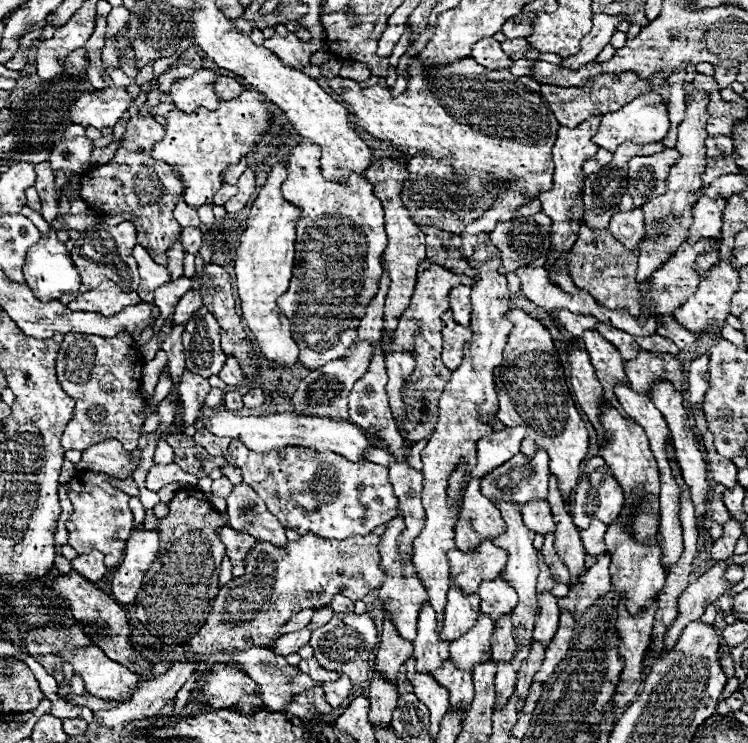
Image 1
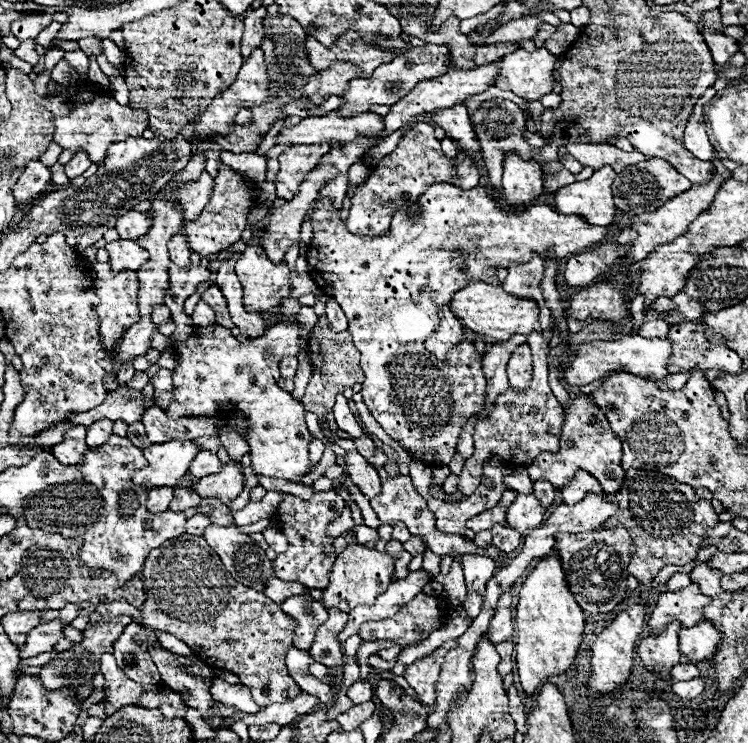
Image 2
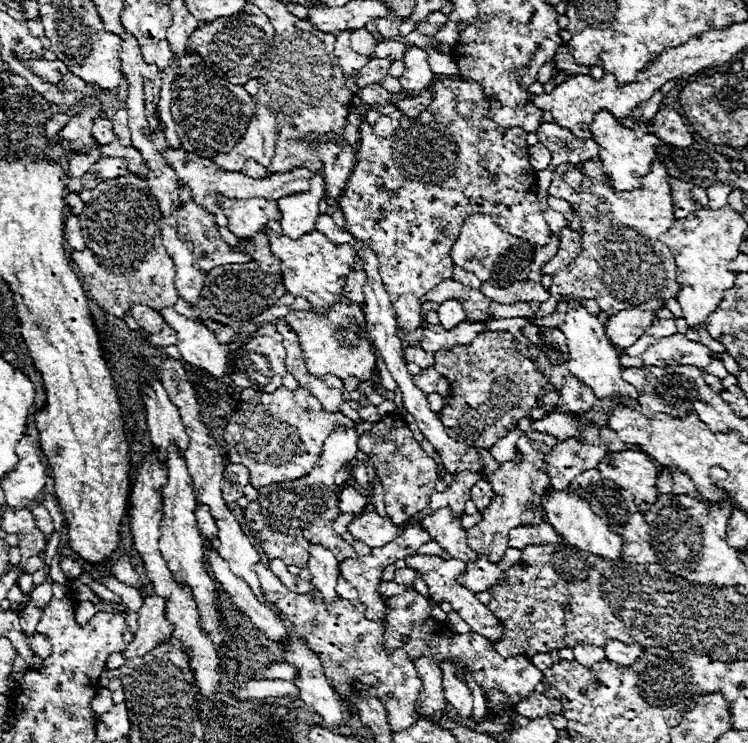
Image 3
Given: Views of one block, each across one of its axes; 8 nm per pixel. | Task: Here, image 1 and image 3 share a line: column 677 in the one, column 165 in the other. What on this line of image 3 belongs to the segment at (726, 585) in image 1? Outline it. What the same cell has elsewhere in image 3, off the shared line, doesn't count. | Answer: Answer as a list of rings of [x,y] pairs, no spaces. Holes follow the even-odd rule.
[[[148,596],[138,612],[138,630],[136,636],[132,640],[132,644],[128,644],[128,648],[122,652],[122,656],[128,660],[130,656],[144,656],[148,654],[152,648],[156,648],[156,644],[162,644],[164,640],[170,638],[172,634],[172,624],[168,624],[166,616],[164,616],[164,598],[160,596]]]

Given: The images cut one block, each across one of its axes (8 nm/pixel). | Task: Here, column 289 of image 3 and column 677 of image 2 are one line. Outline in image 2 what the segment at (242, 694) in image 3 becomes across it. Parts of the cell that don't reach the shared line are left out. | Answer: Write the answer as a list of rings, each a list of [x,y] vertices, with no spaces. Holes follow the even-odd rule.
[[[692,678],[692,680],[672,684],[672,692],[678,694],[680,698],[686,698],[686,700],[696,698],[702,690],[704,690],[704,680],[702,678]]]

